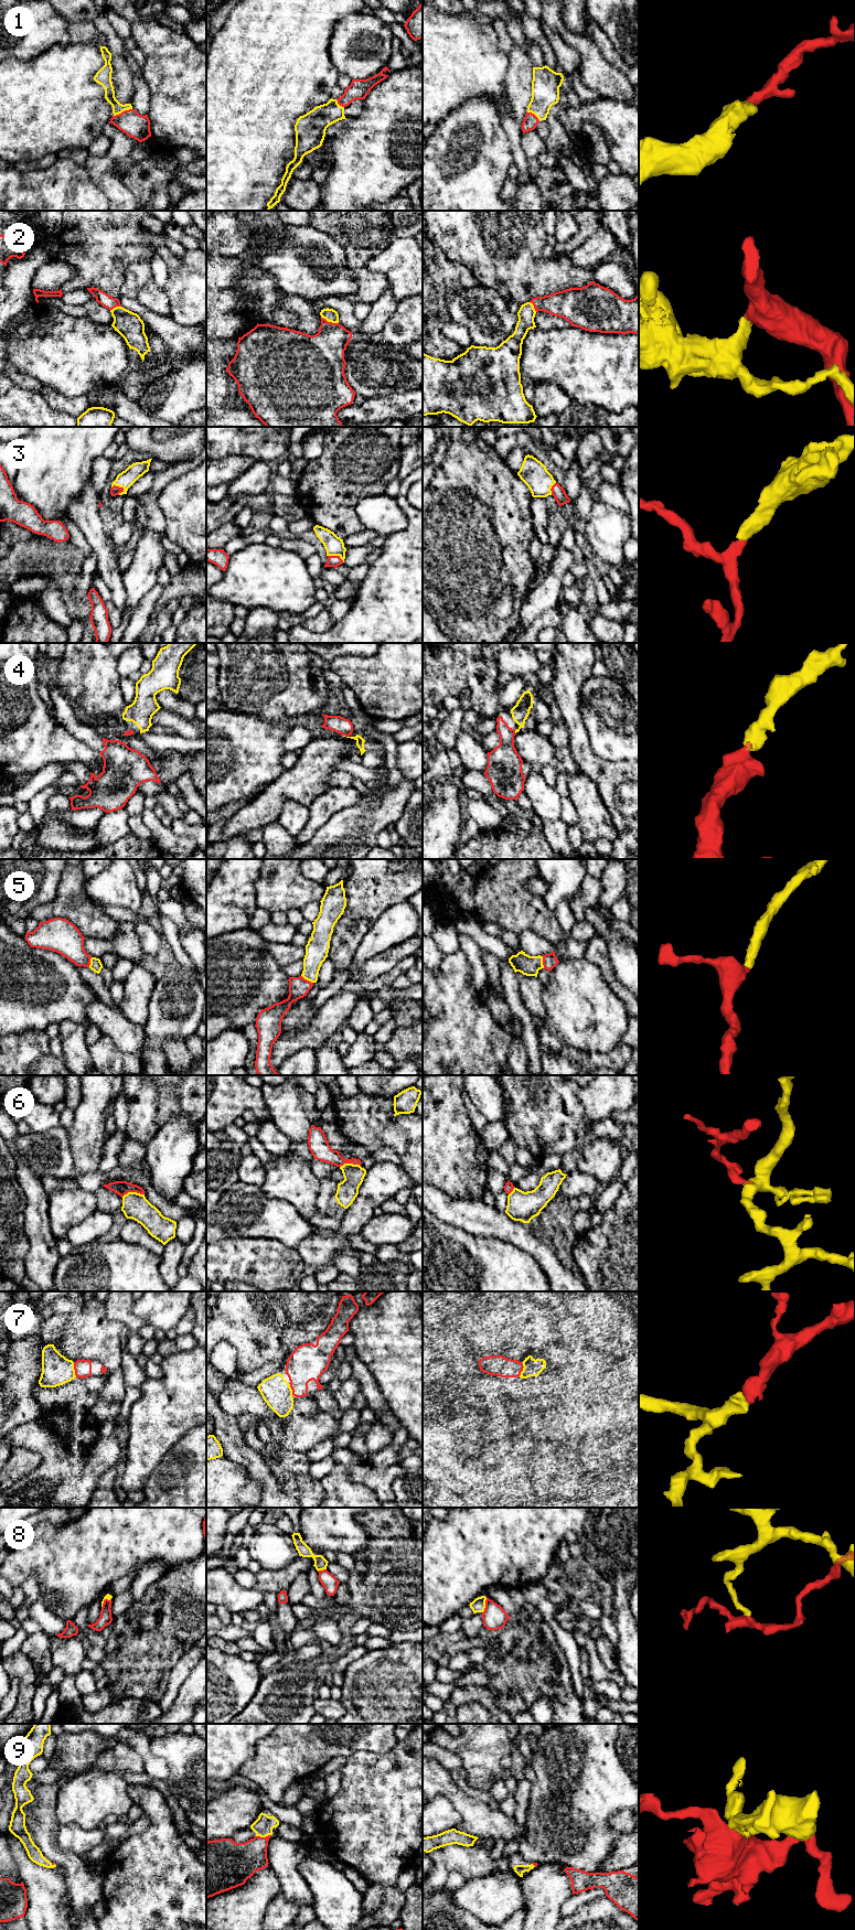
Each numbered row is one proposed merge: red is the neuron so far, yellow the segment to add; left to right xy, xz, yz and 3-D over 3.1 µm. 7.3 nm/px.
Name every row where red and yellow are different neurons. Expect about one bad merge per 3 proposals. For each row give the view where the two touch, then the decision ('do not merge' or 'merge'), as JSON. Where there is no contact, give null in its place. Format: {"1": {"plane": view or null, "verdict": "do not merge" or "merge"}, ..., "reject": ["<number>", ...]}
{"1": {"plane": "xy", "verdict": "merge"}, "2": {"plane": "xz", "verdict": "merge"}, "3": {"plane": "xy", "verdict": "merge"}, "4": {"plane": "xz", "verdict": "merge"}, "5": {"plane": "xz", "verdict": "merge"}, "6": {"plane": "xy", "verdict": "do not merge"}, "7": {"plane": "xy", "verdict": "merge"}, "8": {"plane": "yz", "verdict": "do not merge"}, "9": {"plane": "xz", "verdict": "merge"}, "reject": ["6", "8"]}

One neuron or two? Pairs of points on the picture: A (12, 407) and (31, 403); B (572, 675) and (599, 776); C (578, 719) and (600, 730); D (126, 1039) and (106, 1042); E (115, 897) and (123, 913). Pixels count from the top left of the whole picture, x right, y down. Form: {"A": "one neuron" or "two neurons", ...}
{"A": "one neuron", "B": "one neuron", "C": "two neurons", "D": "two neurons", "E": "two neurons"}

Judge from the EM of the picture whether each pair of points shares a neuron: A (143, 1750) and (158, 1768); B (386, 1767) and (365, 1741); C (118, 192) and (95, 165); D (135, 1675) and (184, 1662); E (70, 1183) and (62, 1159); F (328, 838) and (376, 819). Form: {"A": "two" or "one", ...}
{"A": "one", "B": "two", "C": "one", "D": "two", "E": "two", "F": "one"}

